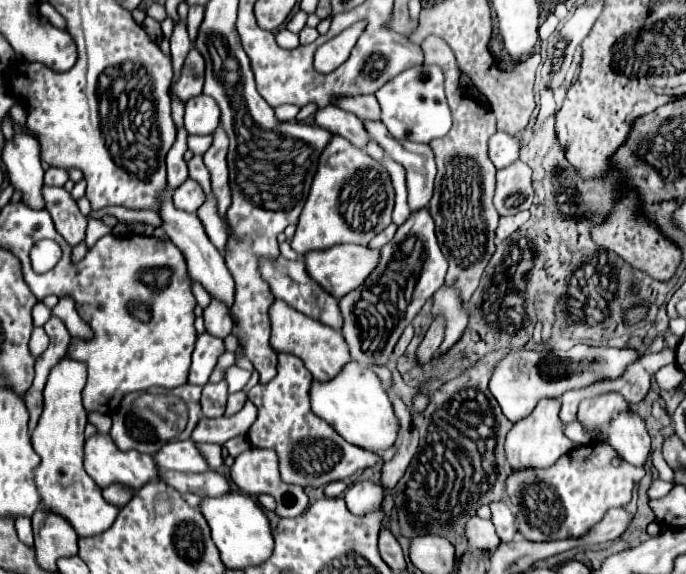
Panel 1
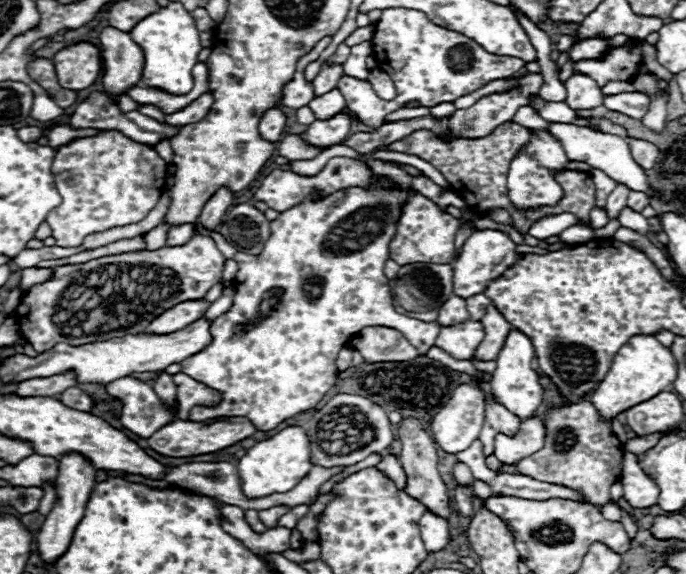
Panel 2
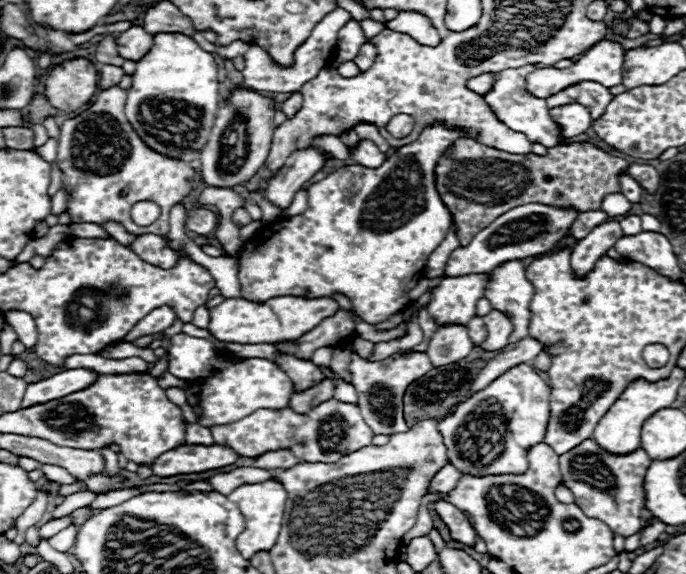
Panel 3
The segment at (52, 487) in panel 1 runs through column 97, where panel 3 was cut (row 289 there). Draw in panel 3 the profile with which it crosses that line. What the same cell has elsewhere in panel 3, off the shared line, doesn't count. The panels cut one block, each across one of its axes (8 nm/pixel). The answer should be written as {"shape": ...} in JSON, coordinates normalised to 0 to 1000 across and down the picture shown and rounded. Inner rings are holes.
{"shape":[[[741,453],[711,474],[711,495],[706,519],[714,523],[720,540],[738,544],[749,575],[743,599],[752,599],[770,585],[773,568],[773,523],[778,516],[778,498],[767,484],[767,460],[758,453]]]}

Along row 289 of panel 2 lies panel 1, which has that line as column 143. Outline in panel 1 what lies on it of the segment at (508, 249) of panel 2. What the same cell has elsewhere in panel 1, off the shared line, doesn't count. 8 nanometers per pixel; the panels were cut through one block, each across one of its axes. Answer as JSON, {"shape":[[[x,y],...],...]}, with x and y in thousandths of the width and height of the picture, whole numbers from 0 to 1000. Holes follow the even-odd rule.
{"shape":[[[137,756],[134,763],[125,767],[125,798],[122,798],[122,815],[128,822],[128,829],[146,847],[146,850],[157,850],[160,843],[178,843],[184,850],[190,850],[192,857],[204,854],[210,843],[230,836],[230,808],[224,805],[224,798],[219,791],[207,791],[201,784],[187,784],[178,787],[169,780],[169,774],[163,770],[160,760],[146,760]]]}

